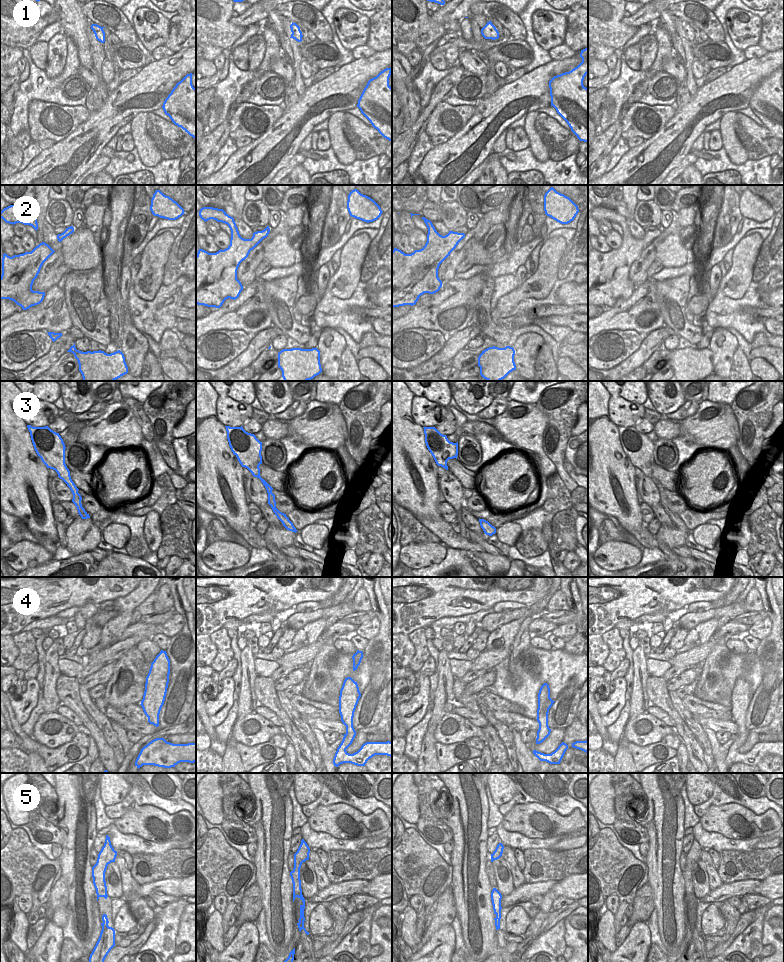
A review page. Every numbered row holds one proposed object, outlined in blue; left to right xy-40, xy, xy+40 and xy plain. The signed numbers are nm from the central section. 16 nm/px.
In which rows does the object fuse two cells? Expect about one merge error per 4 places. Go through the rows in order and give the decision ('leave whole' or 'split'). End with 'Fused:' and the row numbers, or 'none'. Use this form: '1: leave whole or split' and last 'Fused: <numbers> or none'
1: leave whole
2: leave whole
3: leave whole
4: leave whole
5: leave whole
Fused: none

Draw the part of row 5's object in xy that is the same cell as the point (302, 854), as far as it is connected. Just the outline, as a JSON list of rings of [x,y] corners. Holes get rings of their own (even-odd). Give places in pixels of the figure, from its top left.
[[[304,839],[301,840],[301,844],[297,850],[297,852],[294,854],[294,868],[290,872],[290,876],[293,883],[293,902],[296,897],[298,897],[303,904],[300,905],[300,918],[299,922],[297,923],[299,931],[303,929],[307,935],[309,935],[309,932],[306,931],[304,928],[304,909],[305,909],[305,899],[302,895],[302,889],[301,889],[301,880],[300,880],[300,868],[303,862],[306,860],[309,860],[309,853],[310,848],[307,845],[307,843],[304,841]]]

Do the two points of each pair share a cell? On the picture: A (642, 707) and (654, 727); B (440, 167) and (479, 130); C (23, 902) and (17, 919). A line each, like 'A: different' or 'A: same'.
A: different
B: same
C: different

